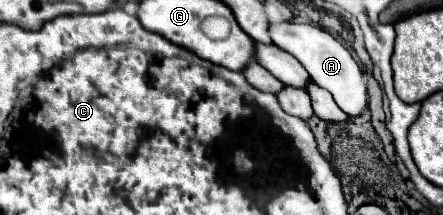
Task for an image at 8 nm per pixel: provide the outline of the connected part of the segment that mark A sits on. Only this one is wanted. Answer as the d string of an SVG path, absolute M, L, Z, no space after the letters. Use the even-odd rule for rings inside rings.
M272 23L270 25L270 37L272 37L274 45L278 45L280 49L294 55L308 69L308 73L310 73L310 77L316 85L320 85L320 87L324 87L326 91L332 93L334 101L338 103L338 107L346 115L358 117L366 111L368 91L366 91L364 73L358 67L358 63L354 61L352 53L338 39L334 39L328 31L324 31L322 27L316 27L316 25Z

